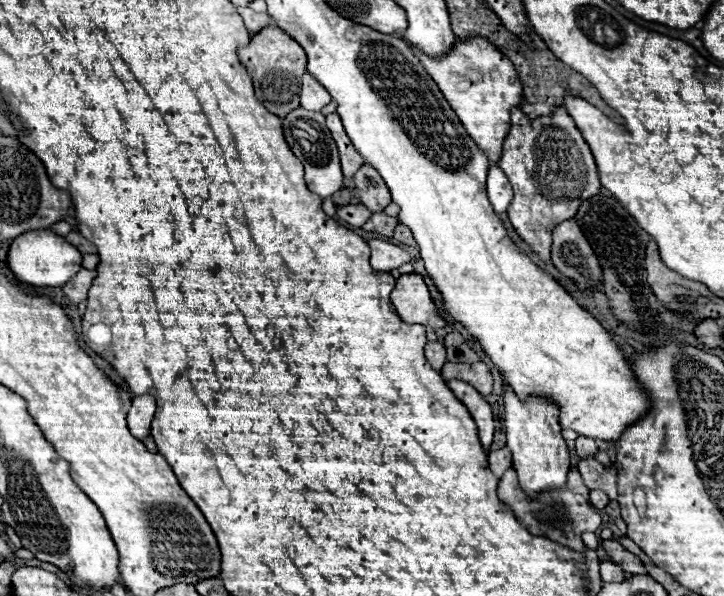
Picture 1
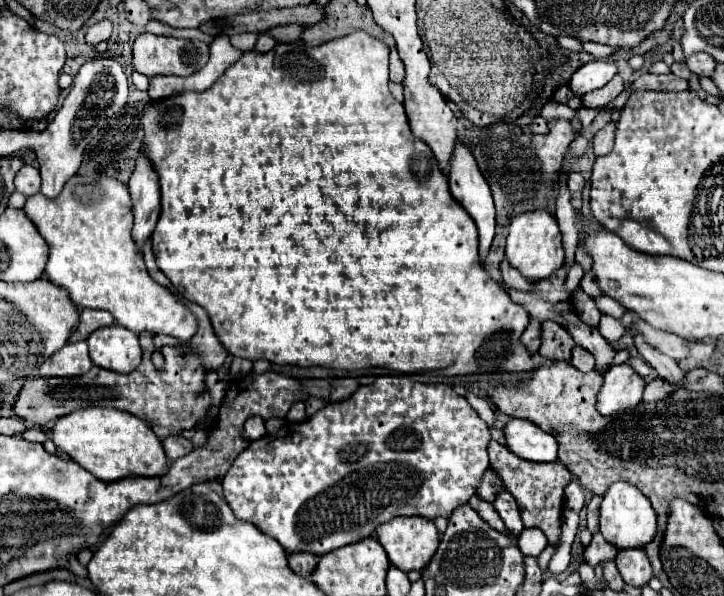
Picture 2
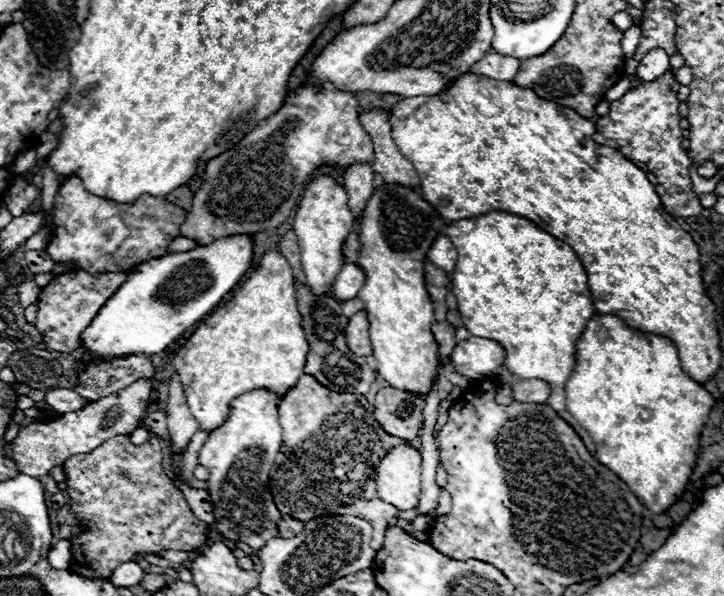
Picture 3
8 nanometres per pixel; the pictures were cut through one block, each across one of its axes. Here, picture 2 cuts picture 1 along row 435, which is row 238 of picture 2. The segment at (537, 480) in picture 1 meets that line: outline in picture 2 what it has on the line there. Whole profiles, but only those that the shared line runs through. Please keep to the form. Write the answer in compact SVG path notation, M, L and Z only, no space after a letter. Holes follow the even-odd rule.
M546 210L518 214L510 222L510 232L506 238L506 258L512 268L516 268L524 278L532 282L548 278L554 270L560 270L564 266L564 250L556 218Z

